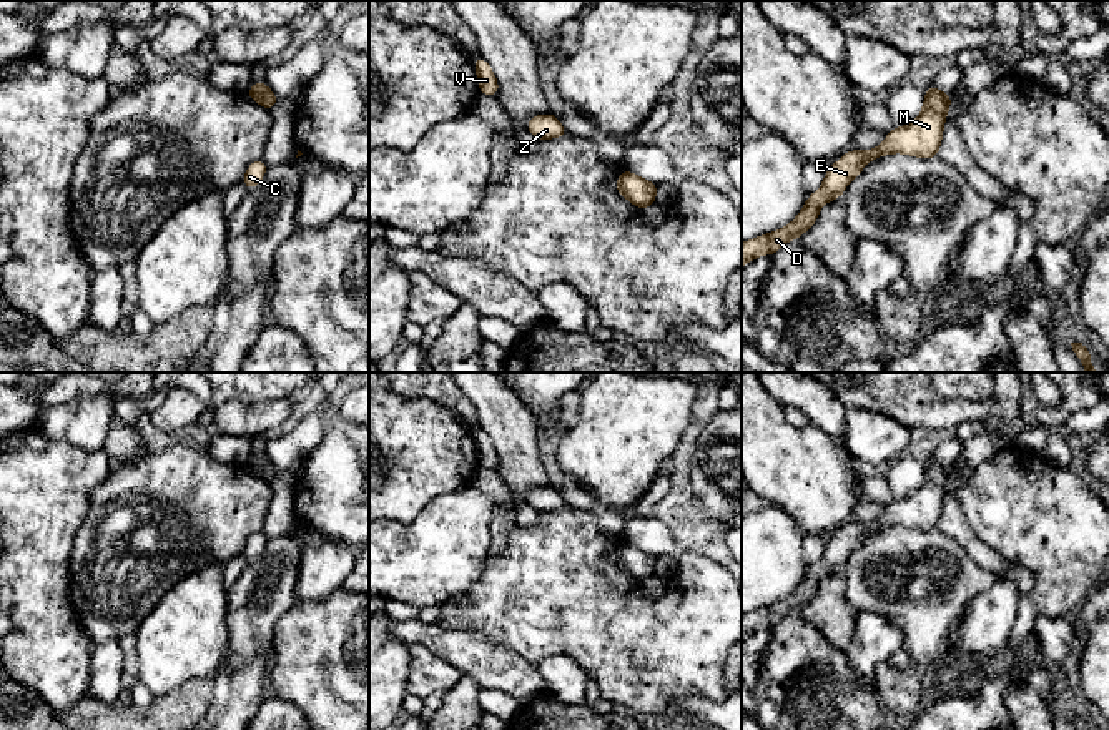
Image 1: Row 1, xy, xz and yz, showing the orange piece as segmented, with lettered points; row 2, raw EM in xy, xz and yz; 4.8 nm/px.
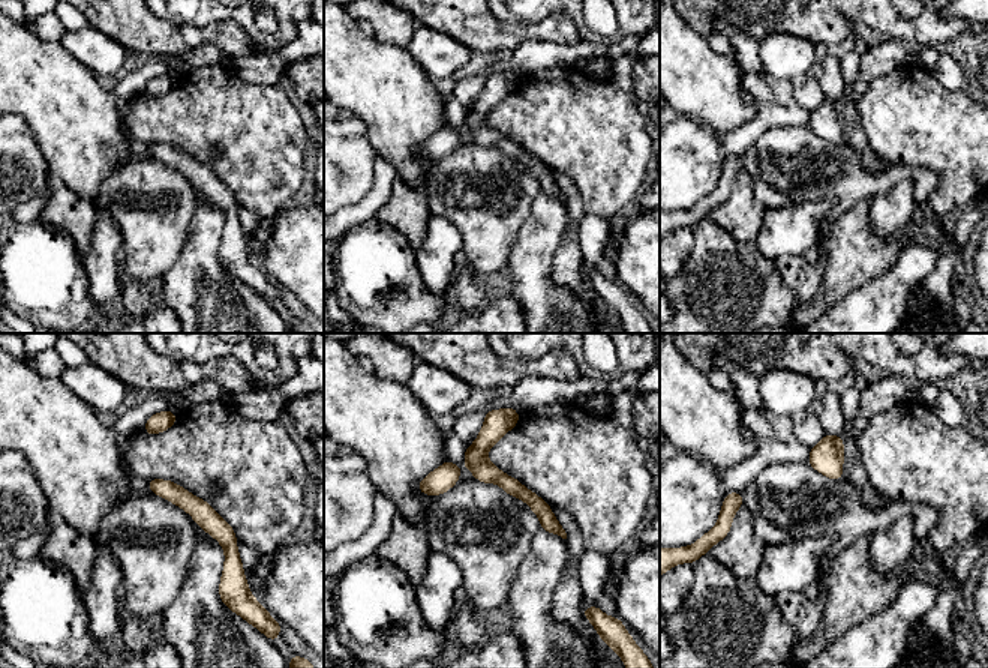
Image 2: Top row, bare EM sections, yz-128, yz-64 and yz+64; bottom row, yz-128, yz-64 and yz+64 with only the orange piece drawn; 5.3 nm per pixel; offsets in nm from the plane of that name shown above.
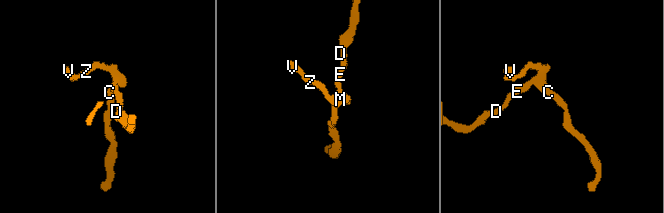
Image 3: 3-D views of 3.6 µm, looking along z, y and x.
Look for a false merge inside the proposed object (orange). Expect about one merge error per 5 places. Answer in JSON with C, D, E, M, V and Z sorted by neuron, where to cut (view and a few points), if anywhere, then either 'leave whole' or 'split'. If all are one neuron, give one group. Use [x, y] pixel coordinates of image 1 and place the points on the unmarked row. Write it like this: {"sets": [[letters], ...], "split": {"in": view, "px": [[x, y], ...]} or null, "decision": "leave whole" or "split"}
{"sets": [["C", "D", "E", "M", "V", "Z"]], "split": null, "decision": "leave whole"}

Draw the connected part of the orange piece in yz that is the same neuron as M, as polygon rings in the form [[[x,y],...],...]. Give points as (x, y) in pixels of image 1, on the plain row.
[[[931,457],[924,462],[923,482],[914,494],[906,499],[895,499],[888,509],[873,522],[850,522],[826,545],[823,557],[808,569],[798,589],[781,602],[757,609],[742,615],[742,640],[763,627],[775,627],[790,612],[800,612],[816,592],[820,580],[841,570],[845,560],[855,552],[866,535],[878,529],[904,525],[916,530],[938,530],[943,512],[943,501],[953,467],[946,467]]]

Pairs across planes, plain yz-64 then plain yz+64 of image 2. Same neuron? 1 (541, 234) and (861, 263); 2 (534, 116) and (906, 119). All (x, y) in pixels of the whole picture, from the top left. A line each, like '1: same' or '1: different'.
1: different
2: same

